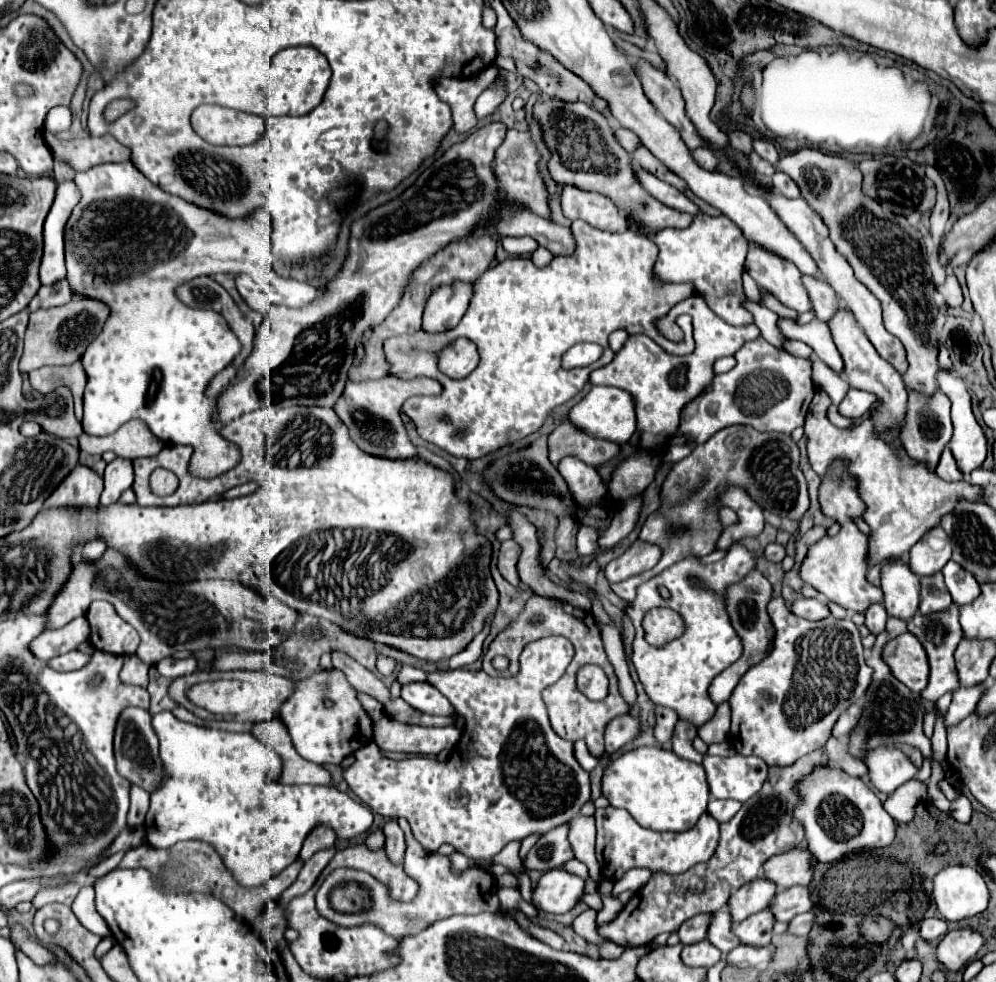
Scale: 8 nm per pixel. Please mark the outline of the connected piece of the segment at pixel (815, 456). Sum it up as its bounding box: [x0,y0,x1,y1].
[805,389,979,565]

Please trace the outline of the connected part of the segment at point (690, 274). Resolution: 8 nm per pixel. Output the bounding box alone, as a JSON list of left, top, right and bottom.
[653,215,753,327]

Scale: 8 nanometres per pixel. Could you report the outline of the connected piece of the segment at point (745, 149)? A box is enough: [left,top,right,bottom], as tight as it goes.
[729,131,753,155]

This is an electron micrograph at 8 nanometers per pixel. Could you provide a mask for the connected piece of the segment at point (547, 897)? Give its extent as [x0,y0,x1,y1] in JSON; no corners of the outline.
[533,869,585,913]

